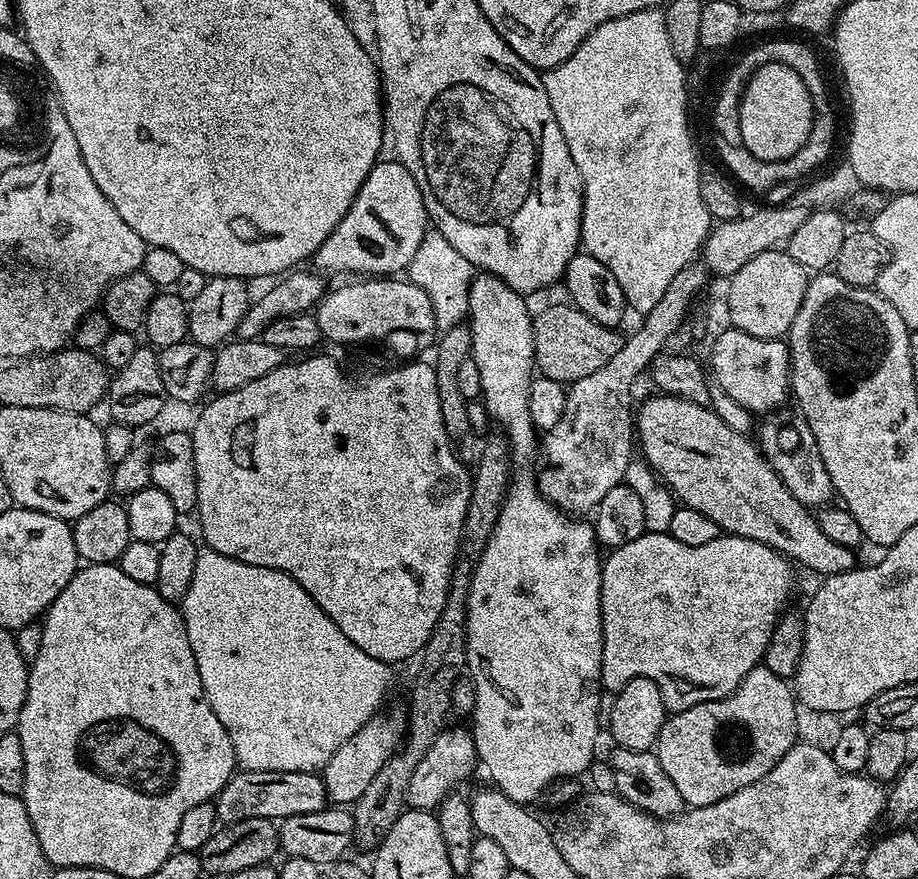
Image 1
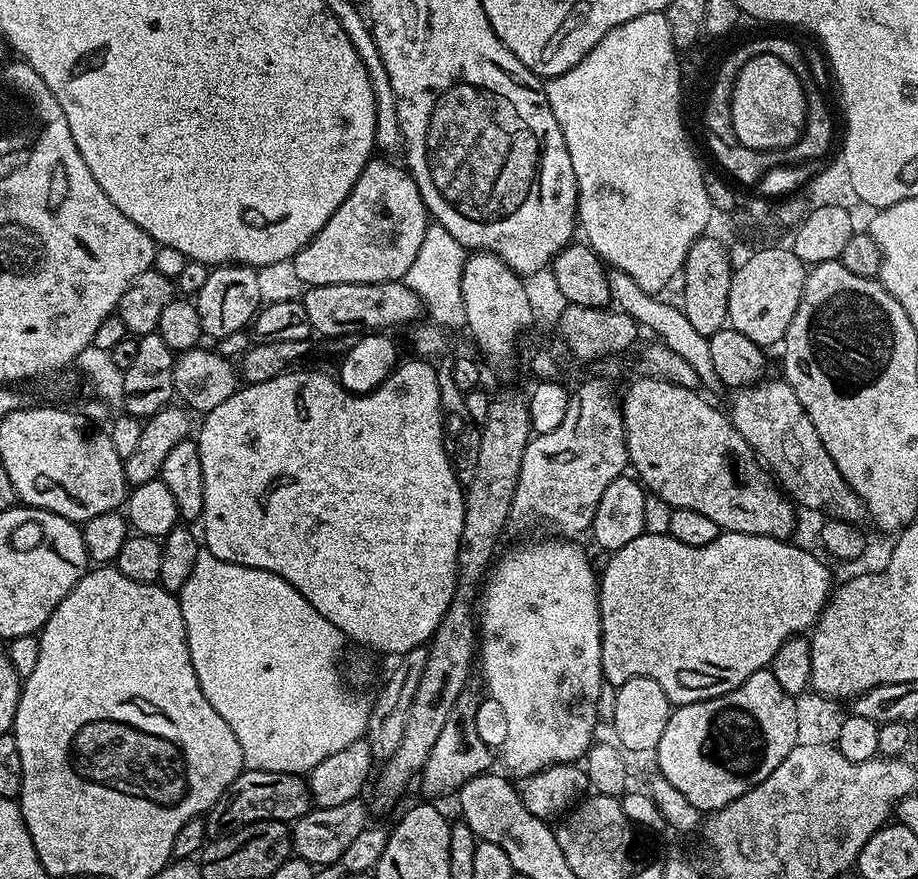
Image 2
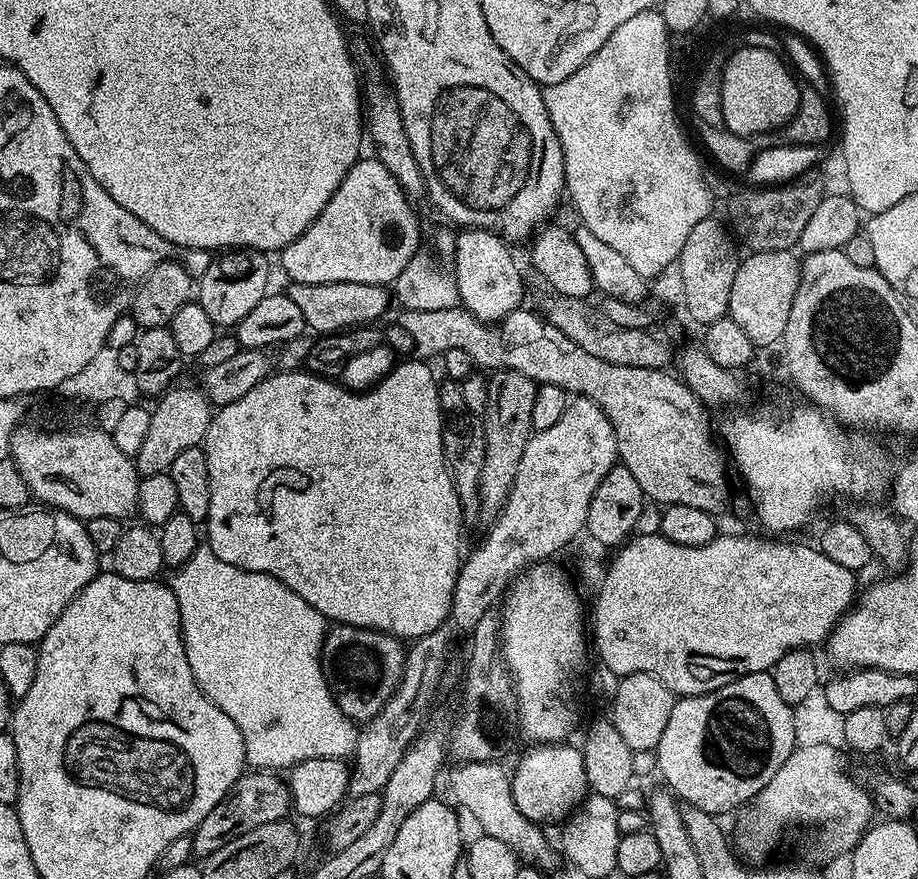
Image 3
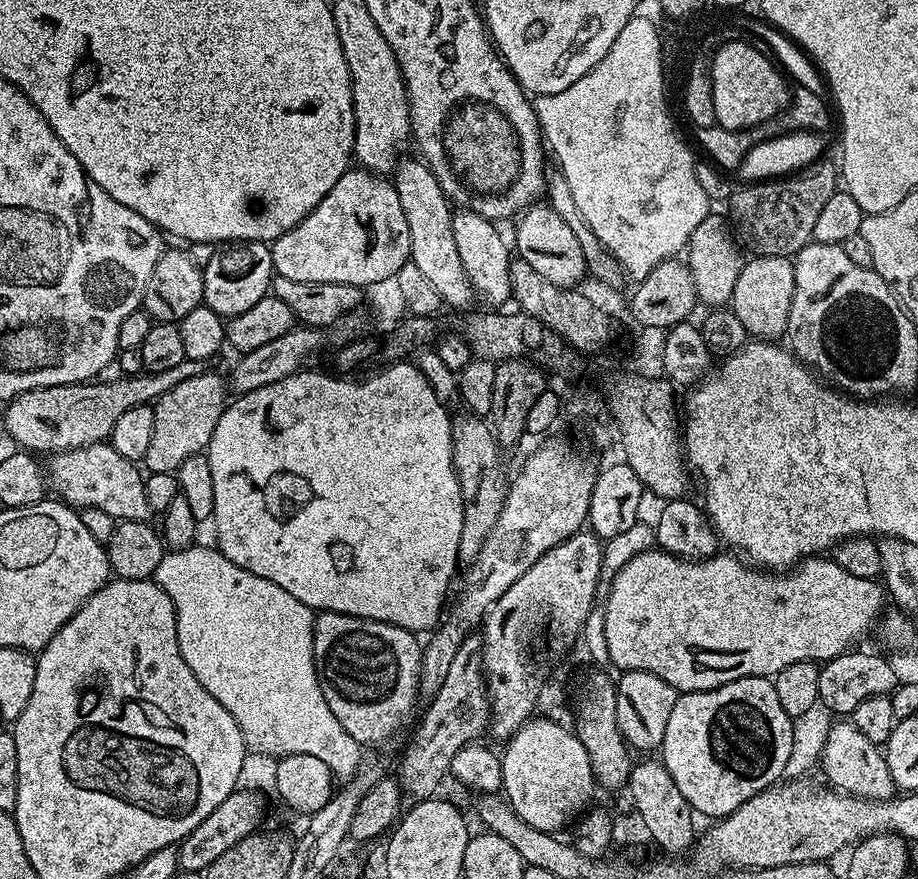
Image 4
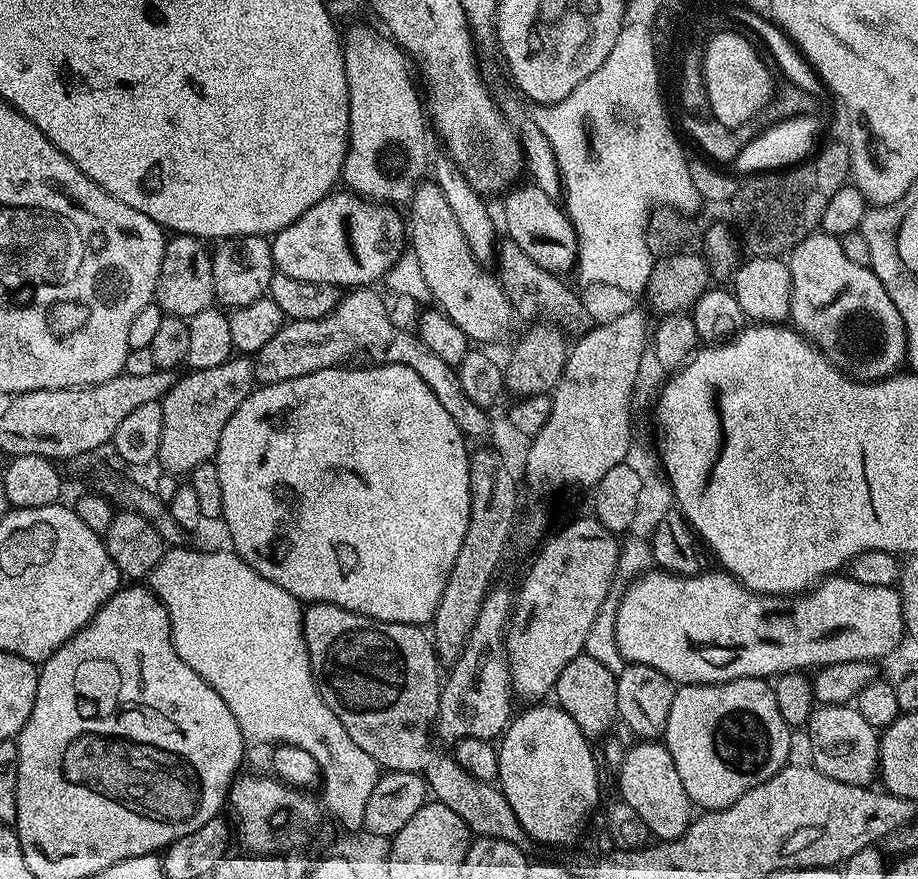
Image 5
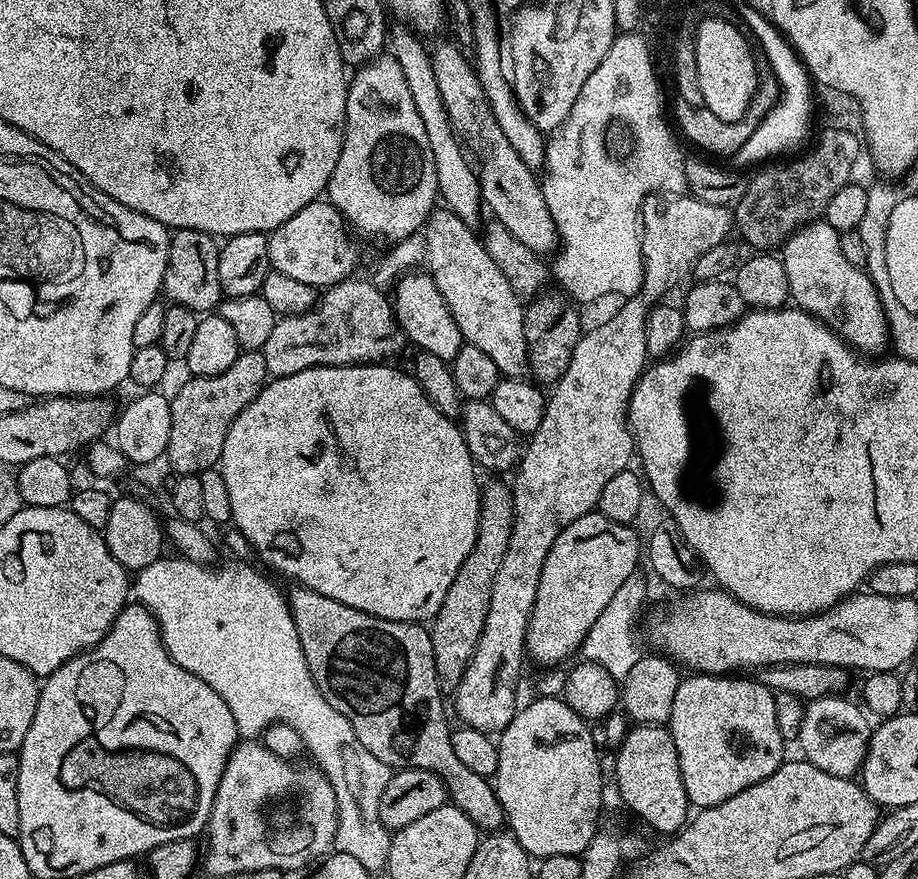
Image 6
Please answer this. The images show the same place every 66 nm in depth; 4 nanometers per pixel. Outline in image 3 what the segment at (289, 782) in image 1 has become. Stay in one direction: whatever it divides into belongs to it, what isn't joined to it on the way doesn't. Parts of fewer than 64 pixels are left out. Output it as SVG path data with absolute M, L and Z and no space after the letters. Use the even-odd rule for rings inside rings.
M248 770L239 776L231 792L222 798L222 802L218 802L218 806L214 806L214 810L210 810L210 814L206 814L206 818L202 818L202 822L191 833L193 853L200 858L209 856L214 854L214 850L226 846L226 842L230 842L234 837L246 834L246 830L254 830L254 826L266 826L266 822L285 819L293 811L292 798L288 794L287 783L276 776L279 775L272 770Z

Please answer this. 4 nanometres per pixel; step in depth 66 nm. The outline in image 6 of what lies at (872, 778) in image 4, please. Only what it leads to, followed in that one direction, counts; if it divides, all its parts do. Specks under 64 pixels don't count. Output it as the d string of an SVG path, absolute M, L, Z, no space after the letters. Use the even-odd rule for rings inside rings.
M833 694L805 703L798 747L804 751L801 752L803 759L818 766L818 770L826 770L826 774L834 774L838 778L852 778L864 767L868 739L874 728L871 723L868 725L865 709L857 701L856 705L844 698L843 695Z

